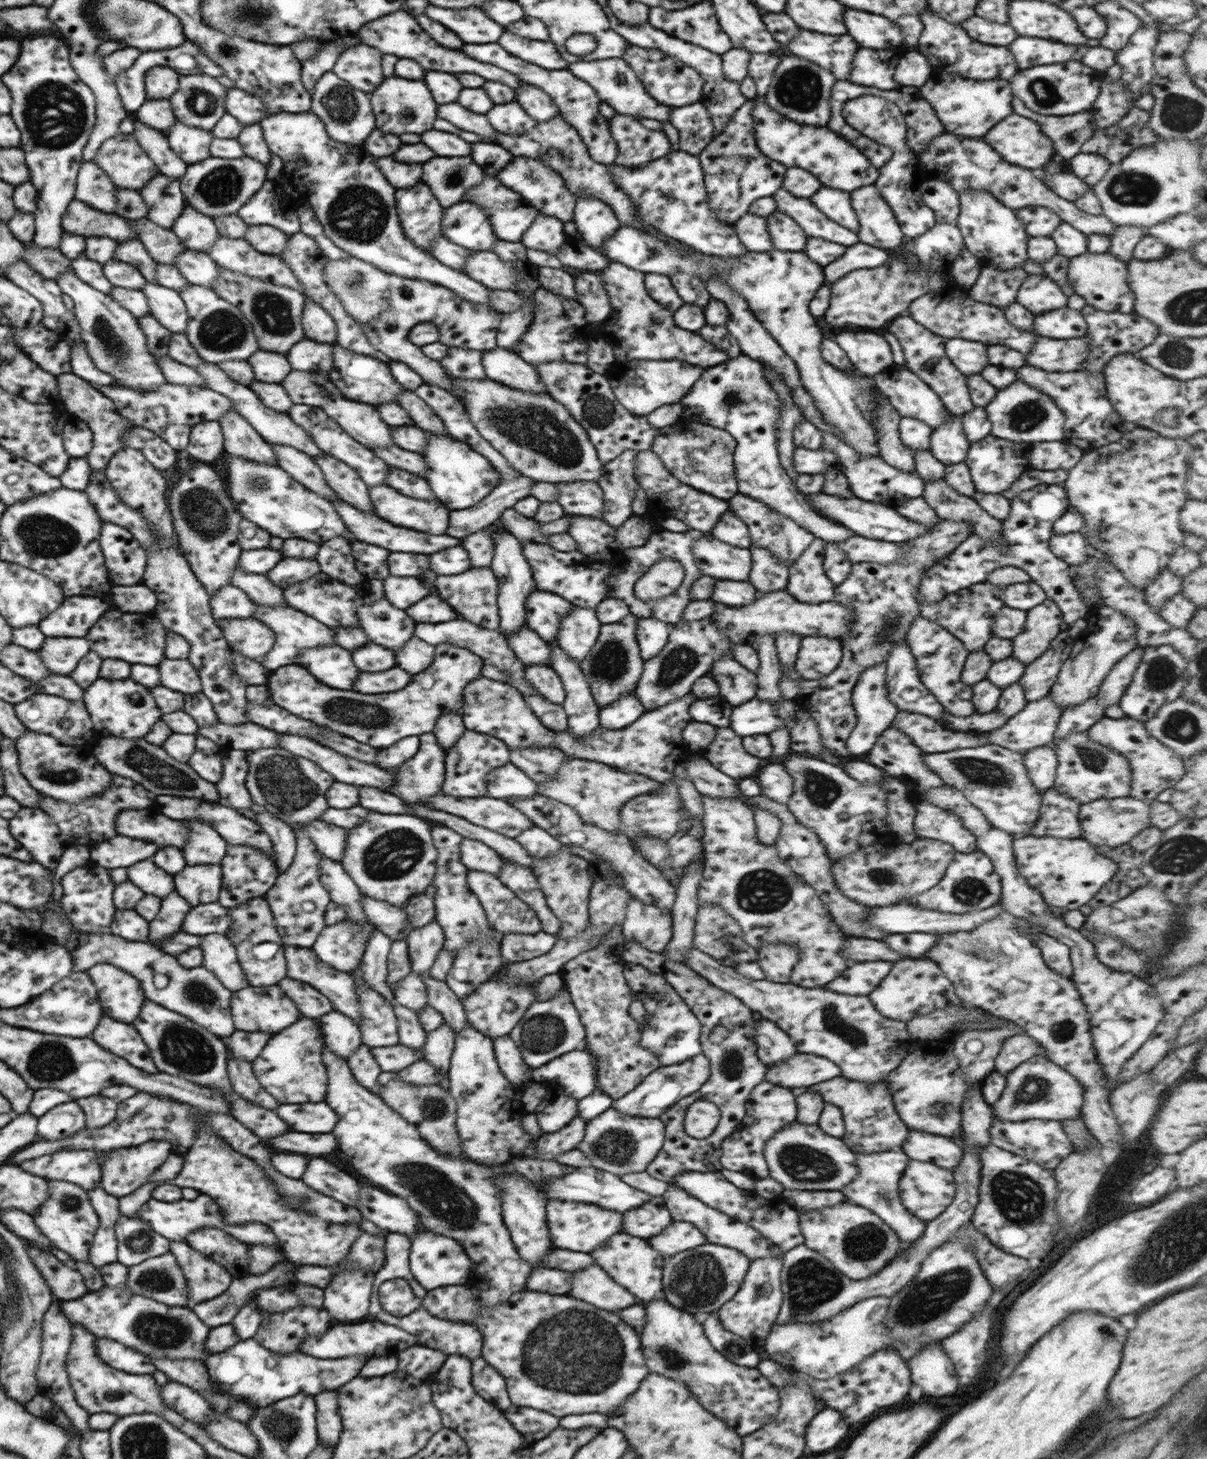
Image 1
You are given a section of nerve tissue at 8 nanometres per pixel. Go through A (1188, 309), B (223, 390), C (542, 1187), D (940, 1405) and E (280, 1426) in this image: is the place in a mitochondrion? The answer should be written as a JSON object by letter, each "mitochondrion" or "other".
{"A":"mitochondrion","B":"other","C":"other","D":"other","E":"mitochondrion"}

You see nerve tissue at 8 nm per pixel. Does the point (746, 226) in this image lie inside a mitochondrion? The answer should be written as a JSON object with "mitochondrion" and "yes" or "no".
{"mitochondrion":"yes"}

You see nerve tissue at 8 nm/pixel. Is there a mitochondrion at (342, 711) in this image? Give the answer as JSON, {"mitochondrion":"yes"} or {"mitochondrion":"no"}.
{"mitochondrion":"yes"}

